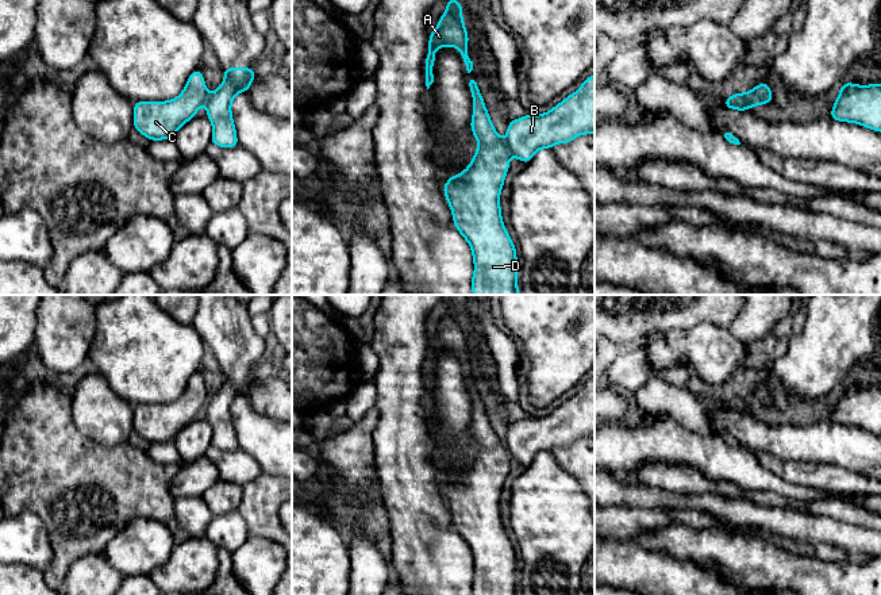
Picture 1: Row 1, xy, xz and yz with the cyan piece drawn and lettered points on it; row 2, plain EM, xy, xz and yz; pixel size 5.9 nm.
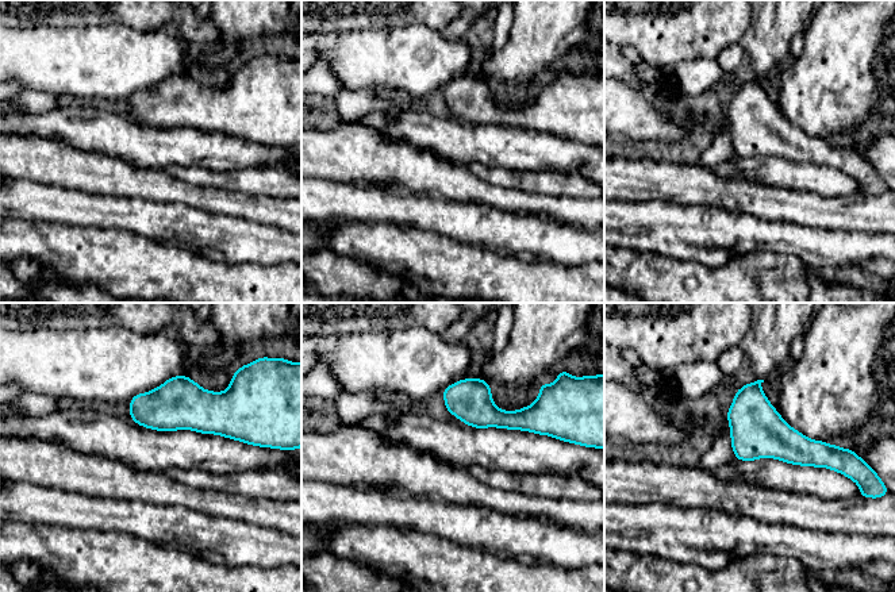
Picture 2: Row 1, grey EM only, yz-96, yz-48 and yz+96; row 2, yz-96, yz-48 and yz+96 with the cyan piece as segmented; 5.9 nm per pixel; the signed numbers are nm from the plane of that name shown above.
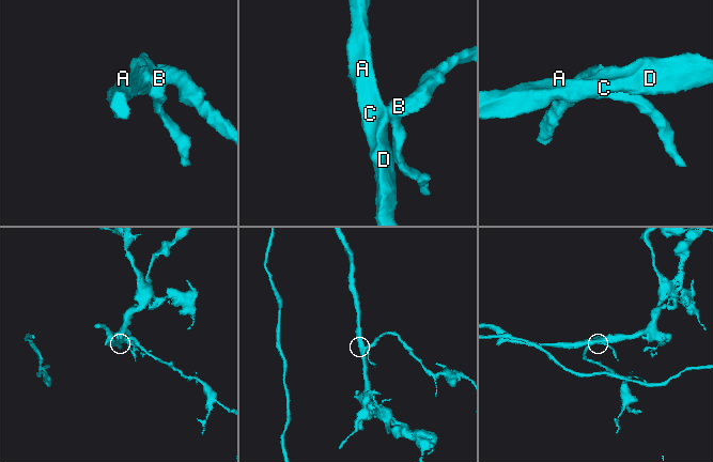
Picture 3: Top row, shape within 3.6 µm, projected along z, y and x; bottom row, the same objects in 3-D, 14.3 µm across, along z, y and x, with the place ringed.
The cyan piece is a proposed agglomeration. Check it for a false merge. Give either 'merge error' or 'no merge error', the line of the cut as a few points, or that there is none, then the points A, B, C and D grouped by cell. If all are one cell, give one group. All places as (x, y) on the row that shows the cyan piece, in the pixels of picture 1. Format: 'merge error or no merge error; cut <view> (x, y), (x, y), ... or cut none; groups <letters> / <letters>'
merge error; cut yz (747, 93), (758, 104); groups A C D / B

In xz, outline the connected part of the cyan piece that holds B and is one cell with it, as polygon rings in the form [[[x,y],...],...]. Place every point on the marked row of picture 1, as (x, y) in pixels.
[[[595,74],[549,112],[511,120],[505,139],[511,154],[527,164],[538,150],[582,134],[595,134]]]

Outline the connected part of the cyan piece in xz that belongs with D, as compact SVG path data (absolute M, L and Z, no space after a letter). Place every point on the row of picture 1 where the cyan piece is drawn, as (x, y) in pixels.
M469 76L468 84L473 96L470 128L478 142L478 147L469 166L446 181L443 193L450 206L457 230L472 249L474 262L474 273L472 277L473 295L519 295L516 246L512 243L503 223L500 208L500 192L509 169L512 154L493 127L477 80Z

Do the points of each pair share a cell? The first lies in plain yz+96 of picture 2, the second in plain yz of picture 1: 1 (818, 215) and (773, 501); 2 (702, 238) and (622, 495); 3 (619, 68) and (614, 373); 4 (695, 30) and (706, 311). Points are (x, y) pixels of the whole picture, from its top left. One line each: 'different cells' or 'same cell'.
1: same cell
2: different cells
3: different cells
4: same cell

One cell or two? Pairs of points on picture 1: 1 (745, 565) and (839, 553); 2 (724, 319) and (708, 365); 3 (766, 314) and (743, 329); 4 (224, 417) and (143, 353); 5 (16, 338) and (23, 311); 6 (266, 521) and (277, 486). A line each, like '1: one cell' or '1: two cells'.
1: two cells
2: two cells
3: one cell
4: two cells
5: one cell
6: one cell

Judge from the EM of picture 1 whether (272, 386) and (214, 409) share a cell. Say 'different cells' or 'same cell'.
different cells

